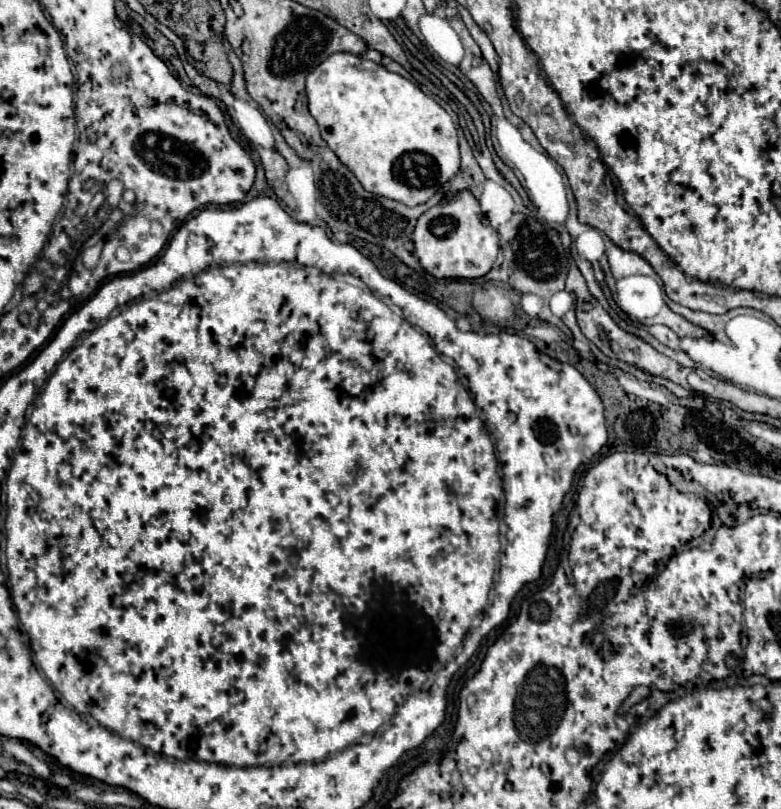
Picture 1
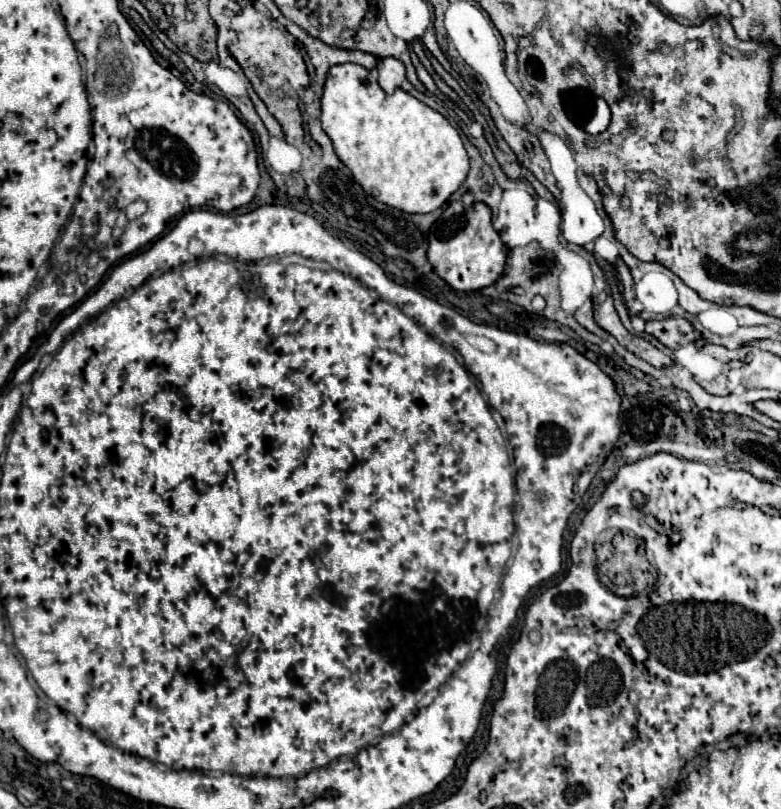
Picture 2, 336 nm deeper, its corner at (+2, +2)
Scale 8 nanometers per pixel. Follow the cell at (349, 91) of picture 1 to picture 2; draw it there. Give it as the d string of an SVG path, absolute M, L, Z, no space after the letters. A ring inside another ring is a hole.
M337 64L329 68L321 96L321 124L333 142L335 154L367 194L377 202L411 214L425 214L443 206L469 172L469 156L461 136L439 112L401 88L387 94L377 84L375 70L371 72L359 64Z

